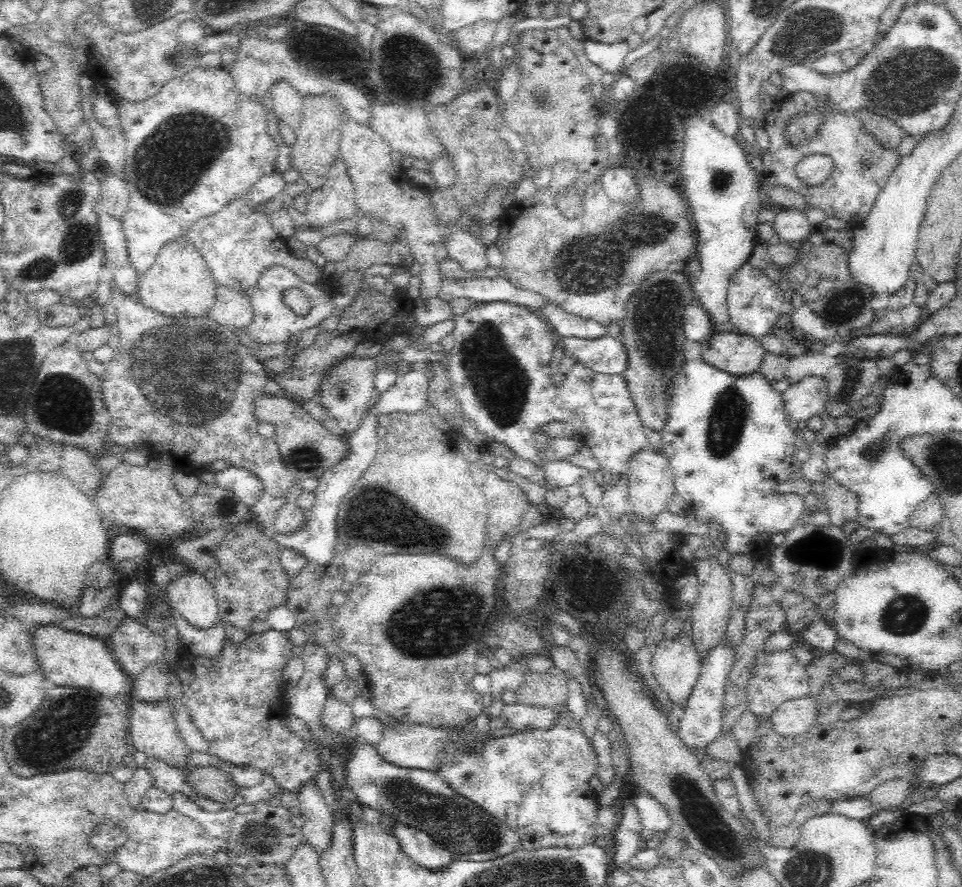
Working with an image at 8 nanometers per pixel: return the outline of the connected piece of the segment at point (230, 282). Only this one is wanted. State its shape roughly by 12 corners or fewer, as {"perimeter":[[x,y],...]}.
{"perimeter":[[280,172],[200,219],[187,233],[216,286],[249,296],[262,272],[321,269],[291,254],[269,215]]}

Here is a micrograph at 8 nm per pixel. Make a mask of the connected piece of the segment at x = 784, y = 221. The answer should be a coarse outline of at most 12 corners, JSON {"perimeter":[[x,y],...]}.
{"perimeter":[[797,208],[783,209],[773,221],[786,244],[805,244],[815,215]]}

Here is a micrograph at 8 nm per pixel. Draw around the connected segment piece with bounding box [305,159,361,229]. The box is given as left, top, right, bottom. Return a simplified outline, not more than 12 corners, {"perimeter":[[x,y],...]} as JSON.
{"perimeter":[[344,162],[309,190],[306,226],[322,229],[361,215]]}

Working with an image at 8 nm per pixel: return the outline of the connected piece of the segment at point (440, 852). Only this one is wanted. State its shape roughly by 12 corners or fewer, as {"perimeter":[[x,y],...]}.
{"perimeter":[[393,822],[401,850],[439,871],[453,855],[426,832]]}

